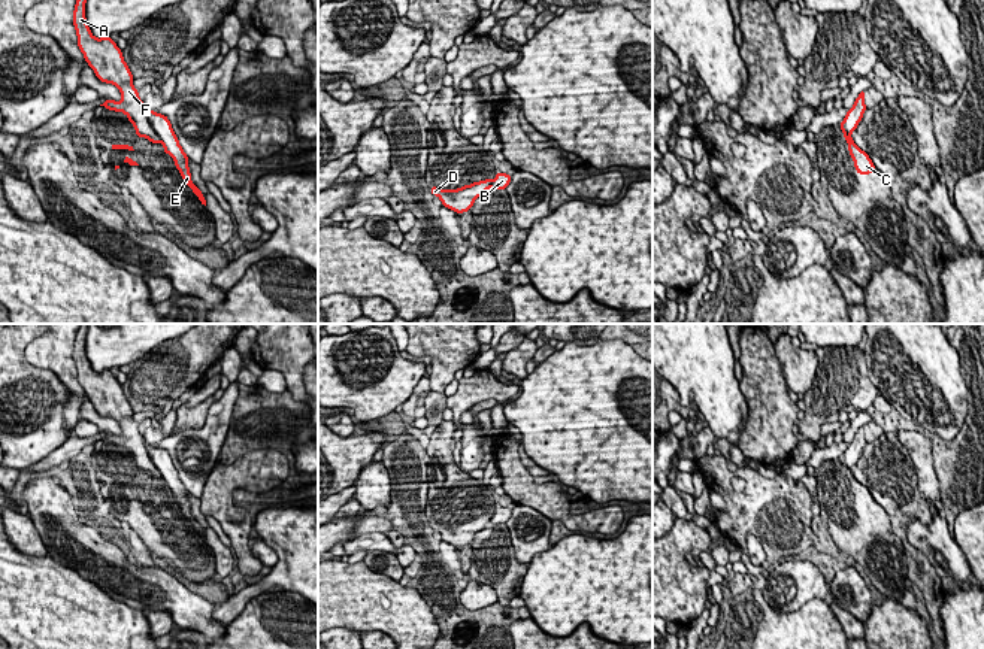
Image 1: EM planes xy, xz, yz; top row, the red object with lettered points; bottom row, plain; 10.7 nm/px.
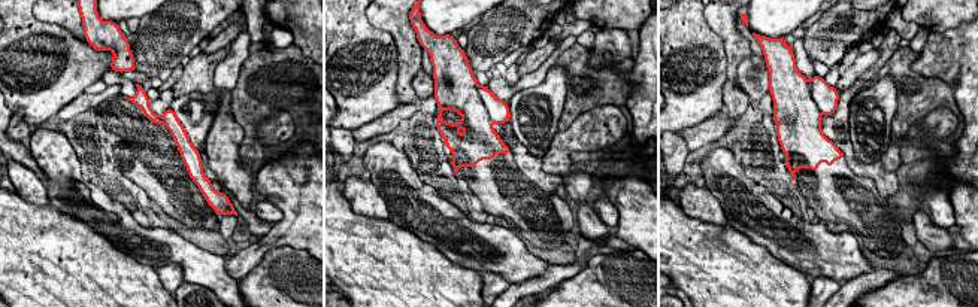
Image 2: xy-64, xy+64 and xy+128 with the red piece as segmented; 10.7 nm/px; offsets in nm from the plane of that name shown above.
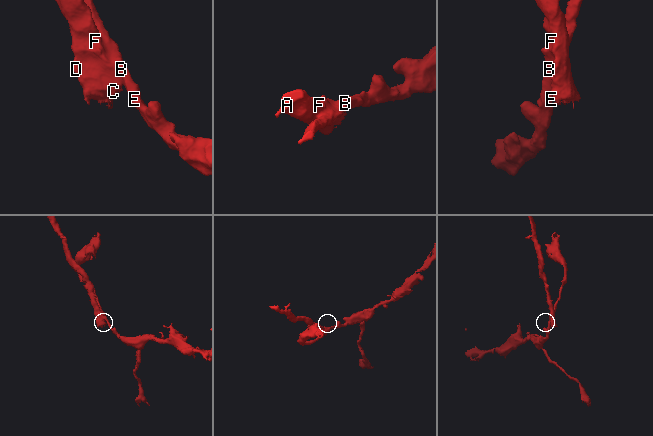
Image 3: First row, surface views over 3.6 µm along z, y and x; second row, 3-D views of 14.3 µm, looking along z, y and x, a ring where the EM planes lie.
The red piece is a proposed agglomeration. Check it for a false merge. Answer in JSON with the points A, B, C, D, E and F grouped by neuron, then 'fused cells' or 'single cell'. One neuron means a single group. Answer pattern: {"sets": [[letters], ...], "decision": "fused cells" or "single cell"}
{"sets": [["A", "C", "D", "F"], ["B", "E"]], "decision": "fused cells"}

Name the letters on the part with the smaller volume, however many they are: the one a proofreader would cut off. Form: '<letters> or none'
A, C, D, F

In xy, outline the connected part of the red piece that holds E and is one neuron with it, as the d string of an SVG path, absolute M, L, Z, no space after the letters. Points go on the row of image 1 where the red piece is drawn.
M146 109L146 113L151 125L155 130L155 134L160 137L167 154L173 158L176 169L181 172L182 179L193 189L194 195L199 197L200 203L206 206L203 192L191 181L191 173L188 167L190 158L187 157L182 146L179 145L179 140L172 128L169 118L163 113L157 113L148 109Z

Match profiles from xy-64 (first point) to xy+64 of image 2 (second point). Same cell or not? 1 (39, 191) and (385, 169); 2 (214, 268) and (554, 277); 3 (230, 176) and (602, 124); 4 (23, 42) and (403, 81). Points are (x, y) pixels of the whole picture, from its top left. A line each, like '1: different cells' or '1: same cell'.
1: different cells
2: different cells
3: same cell
4: different cells

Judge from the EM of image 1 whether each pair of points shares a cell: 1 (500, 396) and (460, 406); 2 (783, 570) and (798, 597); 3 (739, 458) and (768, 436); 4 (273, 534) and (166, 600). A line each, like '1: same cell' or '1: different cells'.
1: same cell
2: same cell
3: different cells
4: different cells

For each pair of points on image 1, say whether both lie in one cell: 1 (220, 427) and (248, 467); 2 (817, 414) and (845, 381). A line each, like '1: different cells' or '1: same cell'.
1: different cells
2: same cell

